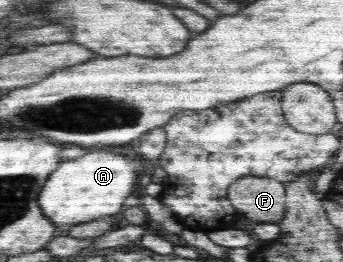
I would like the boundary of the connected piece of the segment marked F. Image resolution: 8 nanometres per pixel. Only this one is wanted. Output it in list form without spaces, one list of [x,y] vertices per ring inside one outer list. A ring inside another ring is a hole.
[[[244,176],[228,190],[228,200],[251,223],[280,224],[286,212],[286,187],[276,179]]]

